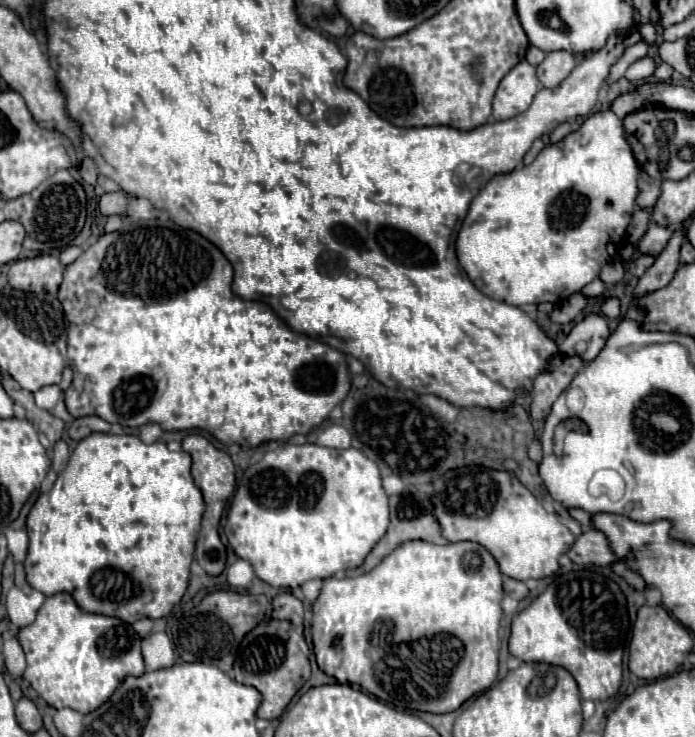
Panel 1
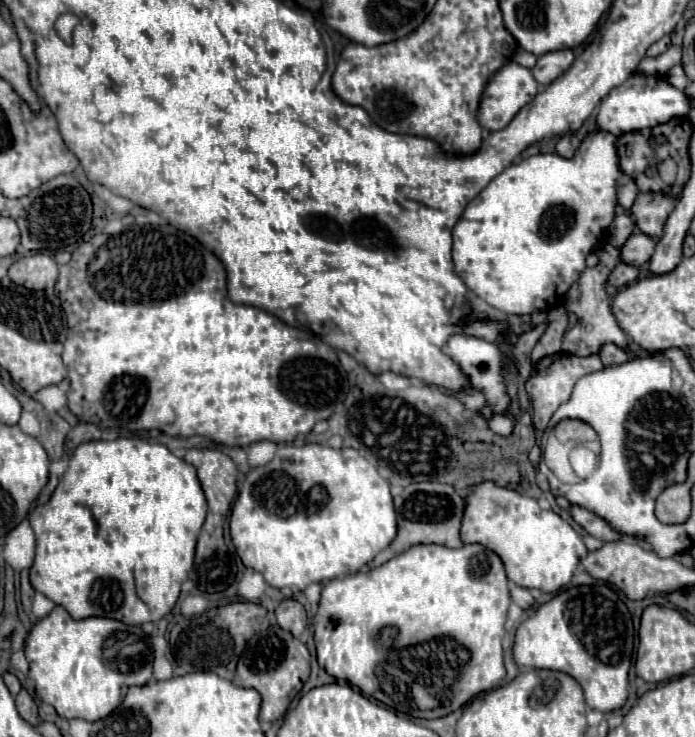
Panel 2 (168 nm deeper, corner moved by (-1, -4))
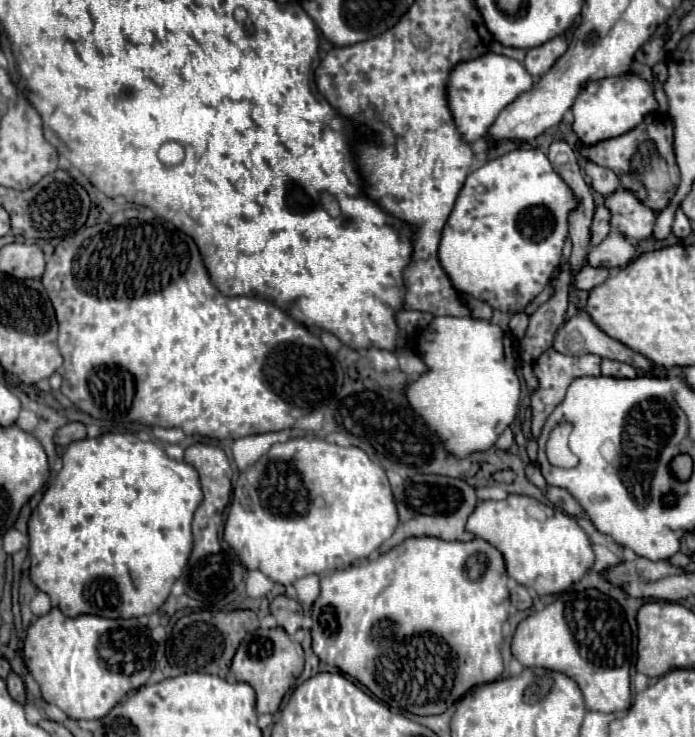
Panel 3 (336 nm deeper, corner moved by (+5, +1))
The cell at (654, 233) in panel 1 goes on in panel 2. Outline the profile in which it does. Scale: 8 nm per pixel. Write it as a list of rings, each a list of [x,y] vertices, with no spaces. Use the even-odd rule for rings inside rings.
[[[637,231],[621,247],[621,261],[633,267],[643,267],[651,259],[653,251],[655,251],[655,241]]]

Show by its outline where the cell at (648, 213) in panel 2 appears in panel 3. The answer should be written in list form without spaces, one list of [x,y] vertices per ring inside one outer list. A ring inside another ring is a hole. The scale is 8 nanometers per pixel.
[[[621,188],[617,194],[605,198],[605,206],[613,214],[613,226],[619,228],[625,238],[647,238],[653,232],[655,212],[645,206],[633,192]]]

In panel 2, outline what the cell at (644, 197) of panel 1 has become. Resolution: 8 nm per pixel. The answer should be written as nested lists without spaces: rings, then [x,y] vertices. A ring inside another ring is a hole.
[[[621,175],[619,183],[617,183],[617,203],[625,209],[629,209],[637,197],[639,189],[635,185],[635,181],[629,175]]]

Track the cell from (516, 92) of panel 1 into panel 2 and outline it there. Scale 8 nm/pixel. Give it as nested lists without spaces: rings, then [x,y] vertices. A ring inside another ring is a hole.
[[[511,61],[499,75],[491,75],[491,83],[487,83],[487,91],[483,91],[483,103],[479,103],[479,123],[483,123],[487,131],[499,131],[535,95],[537,83],[531,71]]]

